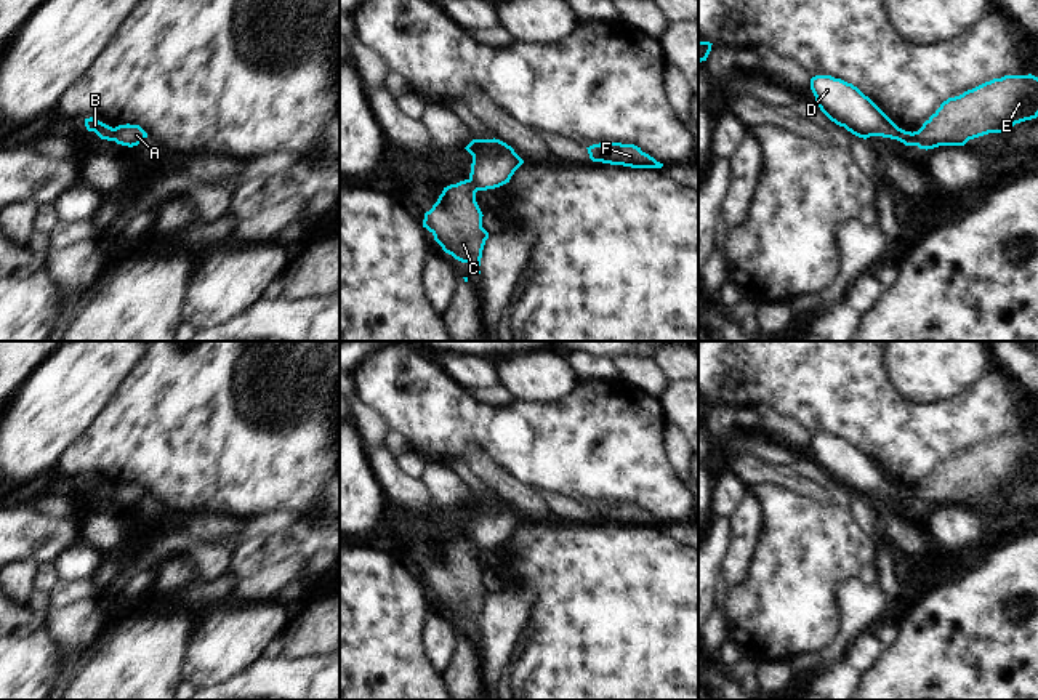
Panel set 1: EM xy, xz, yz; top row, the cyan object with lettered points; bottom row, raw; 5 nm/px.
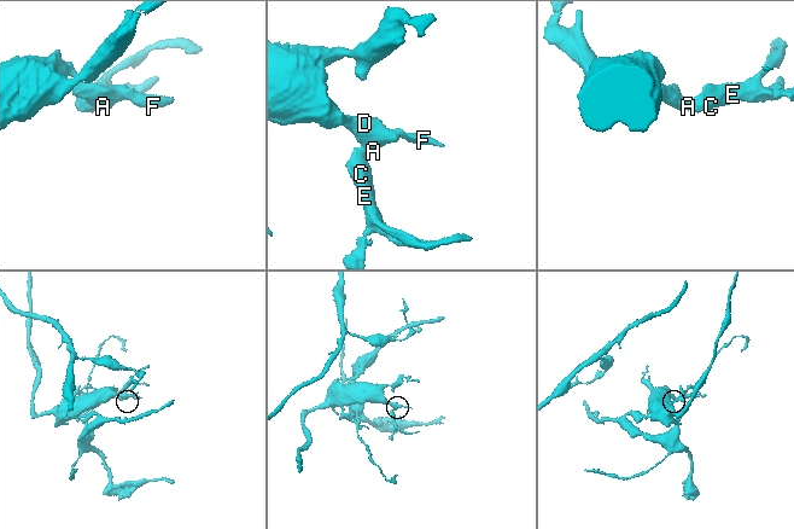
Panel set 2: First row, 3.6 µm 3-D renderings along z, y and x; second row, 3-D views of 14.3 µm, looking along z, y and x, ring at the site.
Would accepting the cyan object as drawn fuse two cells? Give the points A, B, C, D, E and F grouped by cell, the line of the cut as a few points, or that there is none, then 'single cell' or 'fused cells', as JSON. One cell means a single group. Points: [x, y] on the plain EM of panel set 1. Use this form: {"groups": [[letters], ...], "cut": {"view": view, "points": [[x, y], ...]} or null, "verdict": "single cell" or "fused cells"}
{"groups": [["A", "D", "F"], ["B", "C", "E"]], "cut": {"view": "xy", "points": [[112, 487], [114, 498]]}, "verdict": "fused cells"}

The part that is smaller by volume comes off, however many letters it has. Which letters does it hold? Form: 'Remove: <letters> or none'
Remove: B, C, E

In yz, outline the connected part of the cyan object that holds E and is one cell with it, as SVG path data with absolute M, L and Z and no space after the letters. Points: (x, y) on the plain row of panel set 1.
M1004 434L948 457L918 490L900 487L900 501L934 508L964 505L969 498L1004 492L1038 476L1038 436Z

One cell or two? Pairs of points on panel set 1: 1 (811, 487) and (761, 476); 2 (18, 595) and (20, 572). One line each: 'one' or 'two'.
1: one
2: one

